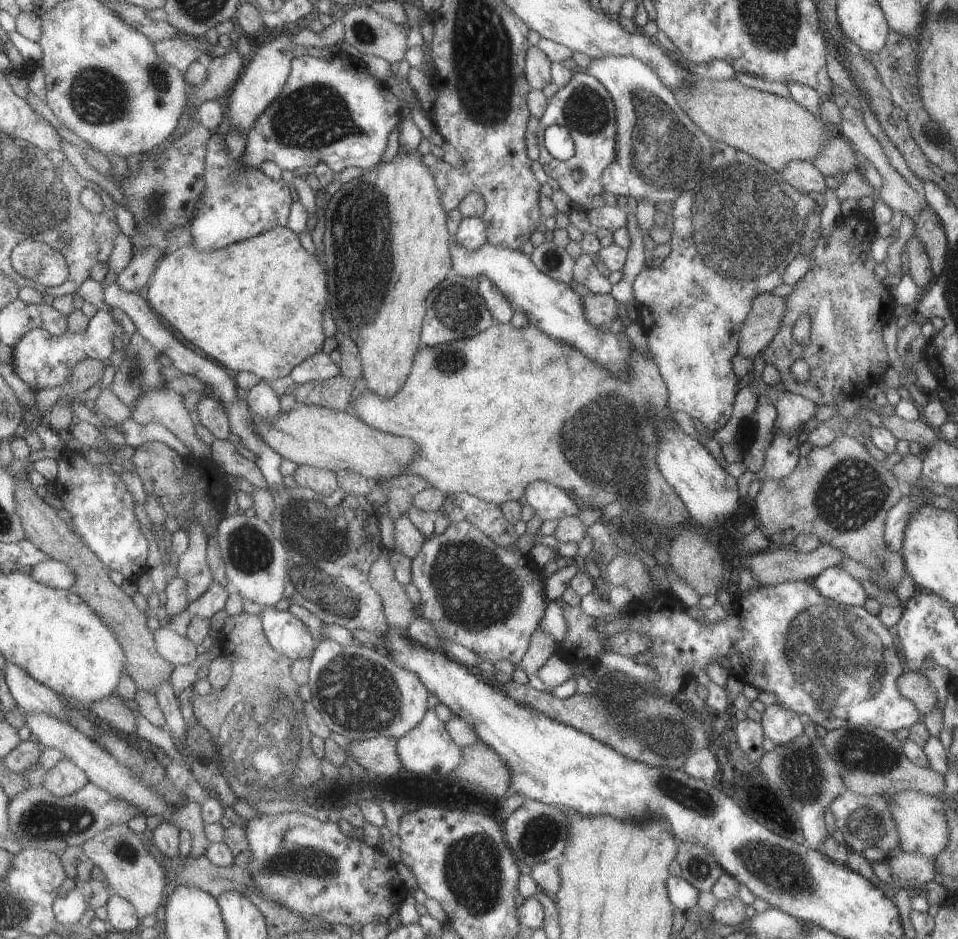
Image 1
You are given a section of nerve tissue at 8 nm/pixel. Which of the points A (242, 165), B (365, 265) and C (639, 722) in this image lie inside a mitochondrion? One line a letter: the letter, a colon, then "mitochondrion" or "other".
A: other
B: mitochondrion
C: mitochondrion

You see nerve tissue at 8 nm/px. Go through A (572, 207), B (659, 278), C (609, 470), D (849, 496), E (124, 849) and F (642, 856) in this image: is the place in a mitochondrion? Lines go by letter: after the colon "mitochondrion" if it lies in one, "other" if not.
A: other
B: other
C: mitochondrion
D: mitochondrion
E: mitochondrion
F: other

